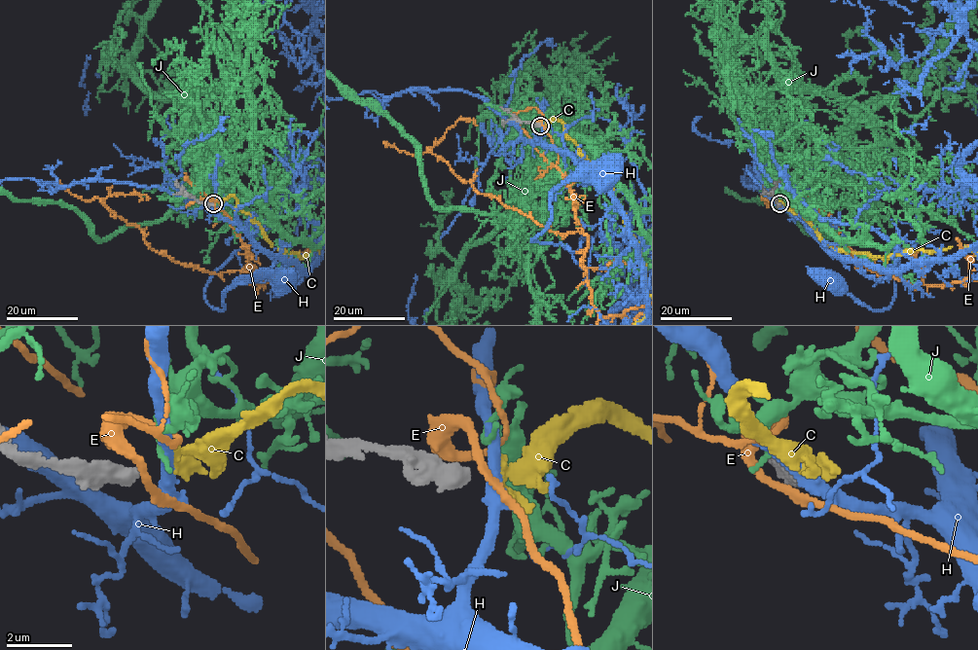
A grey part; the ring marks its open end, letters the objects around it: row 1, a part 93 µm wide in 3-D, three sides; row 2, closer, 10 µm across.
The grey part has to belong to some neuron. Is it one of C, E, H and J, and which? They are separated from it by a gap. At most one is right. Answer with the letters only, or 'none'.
C

